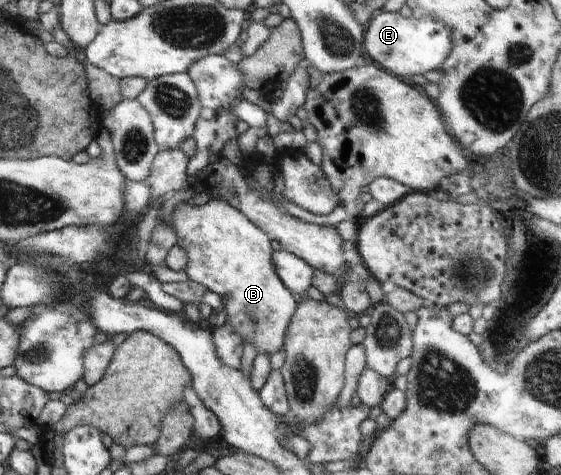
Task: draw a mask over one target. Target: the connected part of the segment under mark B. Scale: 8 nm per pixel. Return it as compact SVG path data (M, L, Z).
M221 198L203 206L179 206L172 222L177 230L176 244L187 250L187 276L211 292L227 292L223 296L227 298L227 322L241 342L250 342L257 354L267 352L272 356L281 350L299 305L273 268L271 240L243 212Z

